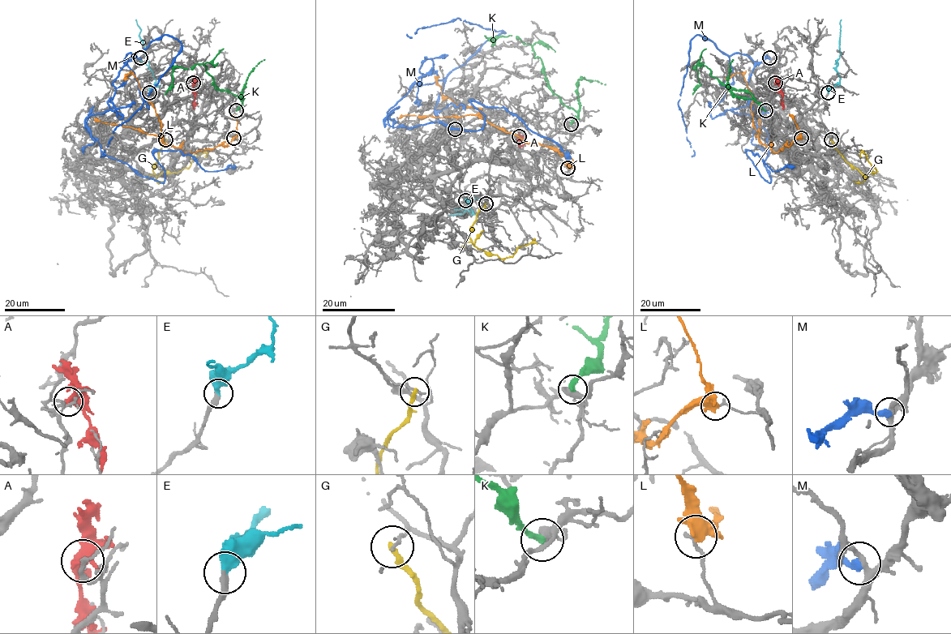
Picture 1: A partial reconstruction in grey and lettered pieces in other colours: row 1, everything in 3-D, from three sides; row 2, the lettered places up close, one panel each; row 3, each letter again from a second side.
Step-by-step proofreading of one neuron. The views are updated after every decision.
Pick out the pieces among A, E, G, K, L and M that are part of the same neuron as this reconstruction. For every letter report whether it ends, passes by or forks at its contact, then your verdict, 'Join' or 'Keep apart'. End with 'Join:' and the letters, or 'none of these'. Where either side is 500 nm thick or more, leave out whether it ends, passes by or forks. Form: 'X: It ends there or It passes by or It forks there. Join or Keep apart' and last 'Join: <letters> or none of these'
A: Keep apart
E: Join
G: It ends there. Keep apart
K: Keep apart
L: It forks there. Keep apart
M: It ends there. Keep apart
Join: E

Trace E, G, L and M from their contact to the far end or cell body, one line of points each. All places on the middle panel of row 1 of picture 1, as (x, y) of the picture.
E: (465, 200), (473, 213), (466, 209), (460, 214), (448, 216)
G: (485, 203), (477, 212), (469, 233), (477, 247), (503, 259), (533, 239)
L: (567, 167), (567, 159), (558, 152), (506, 133), (484, 121), (477, 109), (461, 108), (441, 92), (438, 74)
M: (455, 129), (434, 113), (444, 82), (421, 84), (425, 57), (391, 126), (480, 130), (477, 101), (571, 159)

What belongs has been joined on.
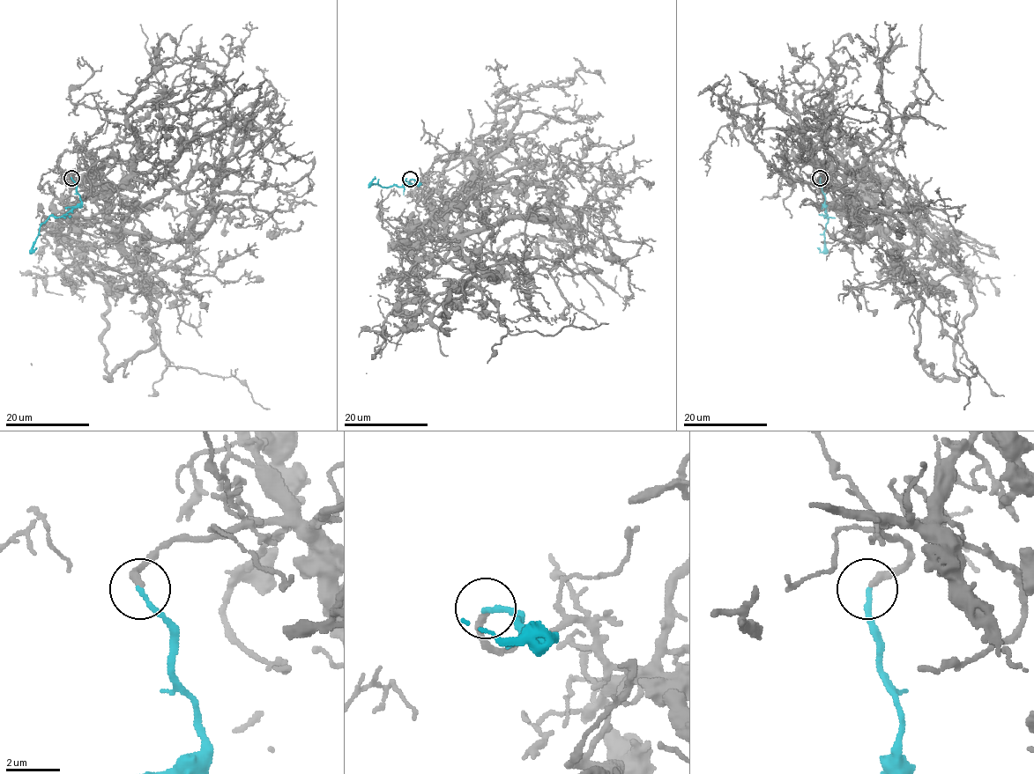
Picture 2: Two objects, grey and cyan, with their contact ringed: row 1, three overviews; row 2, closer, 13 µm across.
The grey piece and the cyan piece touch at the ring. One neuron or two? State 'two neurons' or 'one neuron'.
one neuron

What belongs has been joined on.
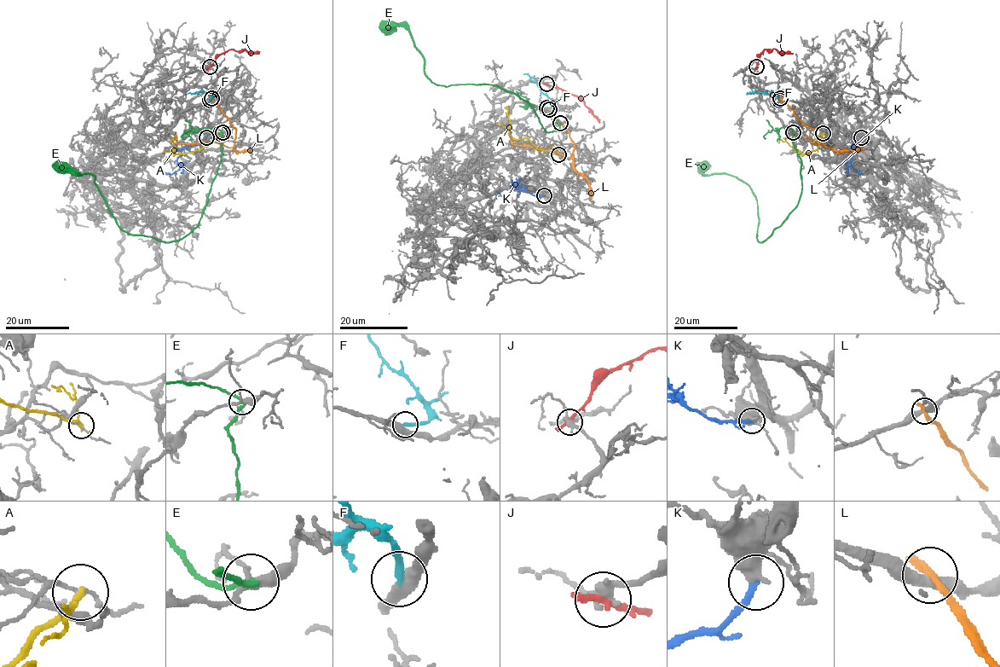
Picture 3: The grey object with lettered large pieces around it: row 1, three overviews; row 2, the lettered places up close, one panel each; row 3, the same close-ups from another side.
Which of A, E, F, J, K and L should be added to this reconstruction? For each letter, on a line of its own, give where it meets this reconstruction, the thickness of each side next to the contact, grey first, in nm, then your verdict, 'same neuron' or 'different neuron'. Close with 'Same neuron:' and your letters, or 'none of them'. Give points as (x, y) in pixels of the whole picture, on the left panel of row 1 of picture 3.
A: contact (220, 133); calibres 110 and 220 nm; different neuron
E: contact (222, 132); calibres 280 and 160 nm; different neuron
F: contact (210, 100); calibres 460 and 240 nm; same neuron
J: contact (210, 66); calibres 320 and 320 nm; different neuron
K: contact (206, 137); calibres 440 and 240 nm; different neuron
L: contact (211, 98); calibres 400 and 360 nm; different neuron
Same neuron: F

